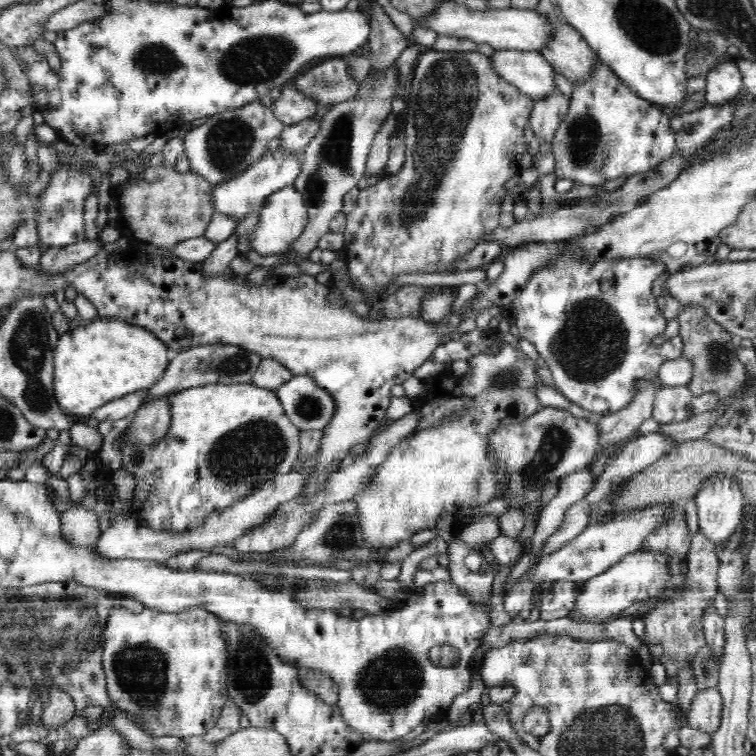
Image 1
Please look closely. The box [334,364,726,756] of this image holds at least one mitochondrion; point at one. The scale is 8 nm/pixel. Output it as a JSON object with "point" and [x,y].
{"point":[388,683]}

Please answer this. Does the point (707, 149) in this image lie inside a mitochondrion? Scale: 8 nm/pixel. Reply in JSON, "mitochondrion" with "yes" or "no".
{"mitochondrion":"no"}

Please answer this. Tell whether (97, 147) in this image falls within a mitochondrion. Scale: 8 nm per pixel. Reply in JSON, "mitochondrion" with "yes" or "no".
{"mitochondrion":"no"}

